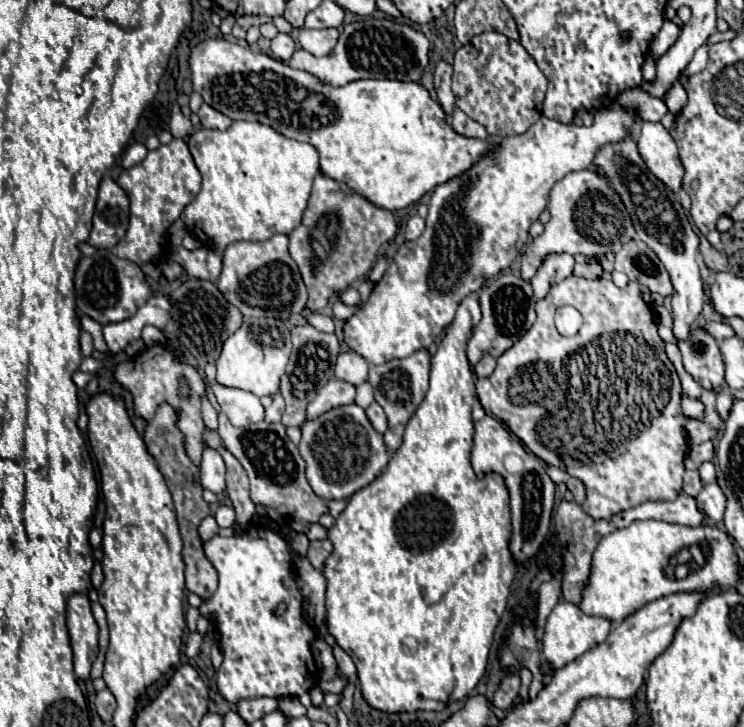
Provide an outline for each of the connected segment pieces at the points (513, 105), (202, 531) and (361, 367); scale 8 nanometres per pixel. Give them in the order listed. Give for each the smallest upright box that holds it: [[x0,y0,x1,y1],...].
[[453,33,547,137],[199,517,219,541],[335,351,369,385]]

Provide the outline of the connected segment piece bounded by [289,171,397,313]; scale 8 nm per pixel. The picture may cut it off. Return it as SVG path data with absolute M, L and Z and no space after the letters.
M319 171L303 221L289 235L289 253L299 265L309 291L307 309L319 313L327 305L335 287L347 287L355 279L367 275L377 259L377 253L395 237L395 233L397 225L391 211L375 207L345 183Z

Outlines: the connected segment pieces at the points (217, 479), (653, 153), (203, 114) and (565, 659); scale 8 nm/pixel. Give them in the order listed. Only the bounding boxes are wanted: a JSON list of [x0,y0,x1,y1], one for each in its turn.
[[201,447,225,493],[637,123,685,193],[199,103,231,131],[543,601,611,669]]

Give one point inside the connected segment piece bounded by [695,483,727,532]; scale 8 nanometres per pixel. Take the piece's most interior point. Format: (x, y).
(711, 501)

